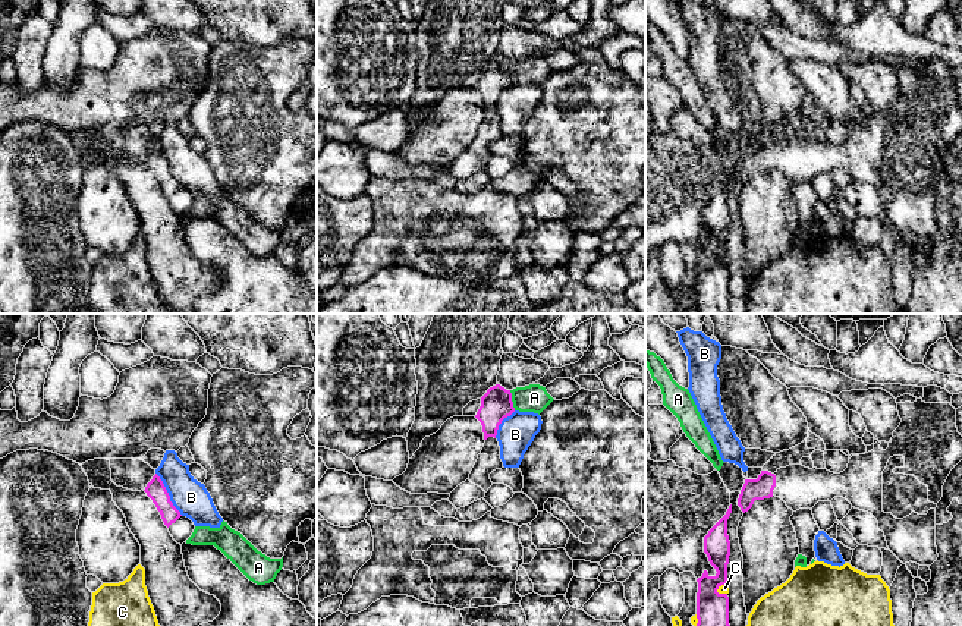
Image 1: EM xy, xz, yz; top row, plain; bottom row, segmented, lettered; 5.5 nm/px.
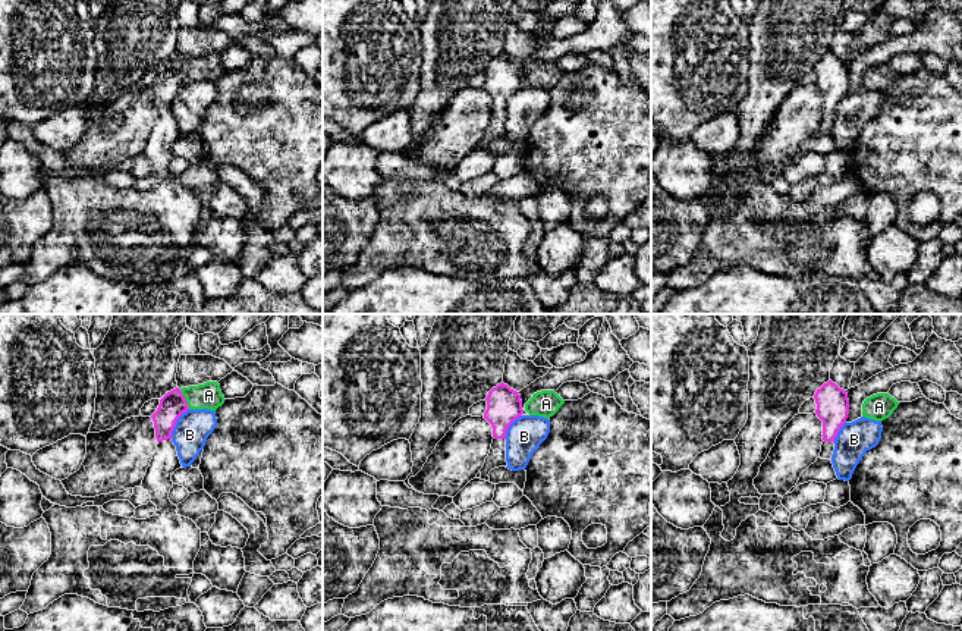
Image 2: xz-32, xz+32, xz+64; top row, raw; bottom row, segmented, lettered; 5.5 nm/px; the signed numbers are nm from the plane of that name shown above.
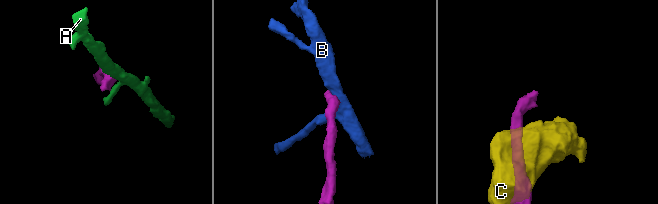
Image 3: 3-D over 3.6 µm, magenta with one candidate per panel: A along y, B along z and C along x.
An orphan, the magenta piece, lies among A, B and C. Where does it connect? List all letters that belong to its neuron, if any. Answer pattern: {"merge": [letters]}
{"merge": []}

